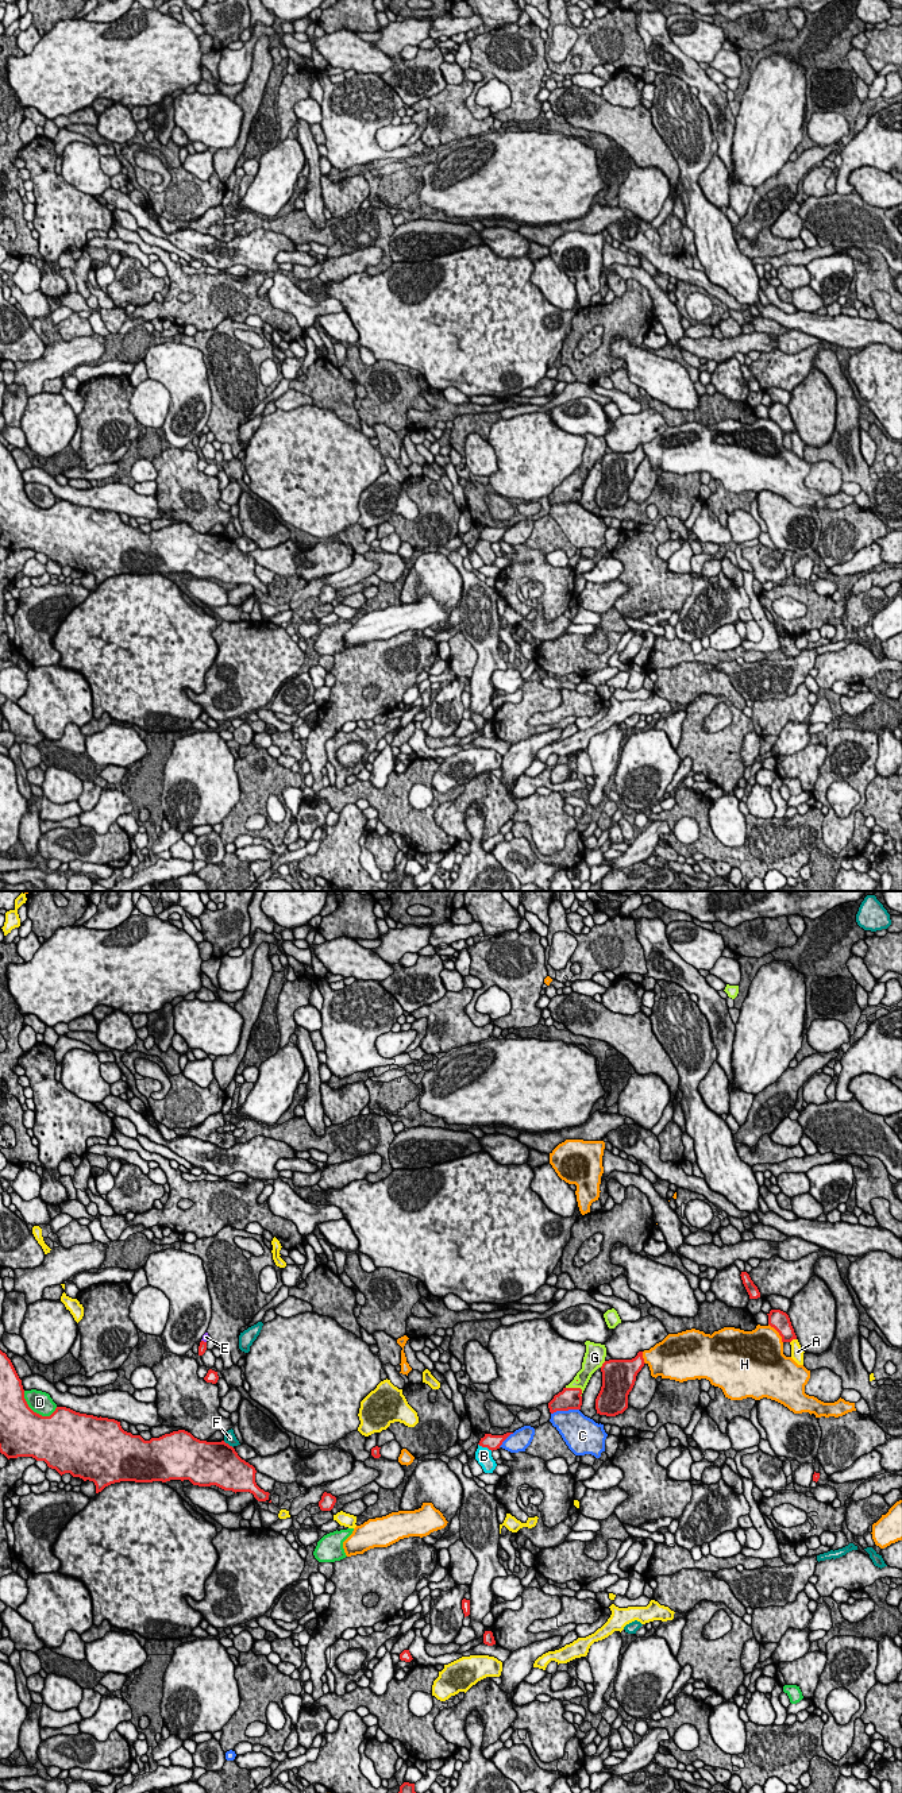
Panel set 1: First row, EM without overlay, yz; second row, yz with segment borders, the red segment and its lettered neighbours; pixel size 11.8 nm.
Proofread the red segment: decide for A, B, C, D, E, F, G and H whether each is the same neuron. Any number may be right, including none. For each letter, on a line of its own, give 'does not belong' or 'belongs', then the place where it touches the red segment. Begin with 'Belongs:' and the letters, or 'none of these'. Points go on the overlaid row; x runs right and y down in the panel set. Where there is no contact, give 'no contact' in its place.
Belongs: G
A: does not belong; meets red in yz at (793, 1338)
B: does not belong; meets red in yz at (485, 1446)
C: does not belong; meets red in yz at (565, 1410)
D: does not belong; meets red in yz at (35, 1412)
E: does not belong; meets red in yz at (203, 1341)
F: does not belong; meets red in yz at (227, 1443)
G: belongs; meets red in yz at (577, 1388)
H: does not belong; meets red in yz at (778, 1331)

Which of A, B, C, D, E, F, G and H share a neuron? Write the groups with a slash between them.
A / B / C / D / E / F / G / H

